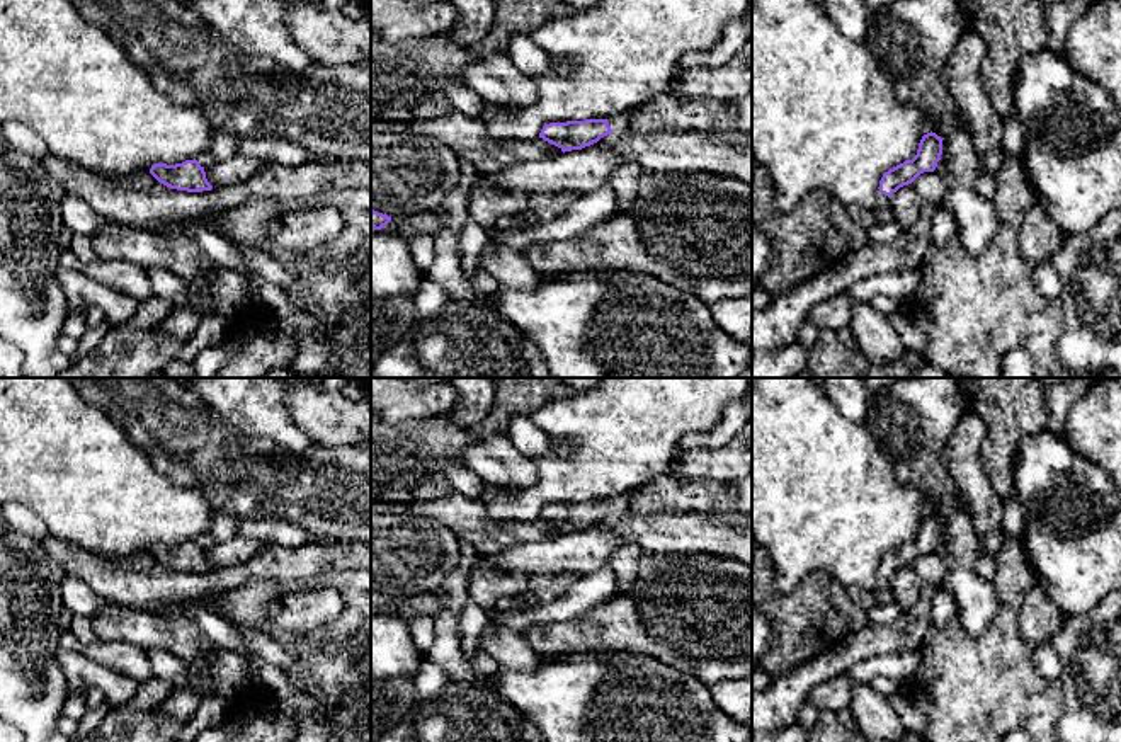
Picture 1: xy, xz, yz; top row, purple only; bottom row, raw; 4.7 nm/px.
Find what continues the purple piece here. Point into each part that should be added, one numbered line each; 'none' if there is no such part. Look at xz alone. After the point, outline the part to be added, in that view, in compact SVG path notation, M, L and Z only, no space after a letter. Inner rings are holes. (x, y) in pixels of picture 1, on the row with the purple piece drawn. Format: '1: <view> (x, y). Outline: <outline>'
1: xz (620, 123). Outline: M633 111L616 114L616 116L609 117L607 123L616 136L624 136L629 131L631 117L633 117Z

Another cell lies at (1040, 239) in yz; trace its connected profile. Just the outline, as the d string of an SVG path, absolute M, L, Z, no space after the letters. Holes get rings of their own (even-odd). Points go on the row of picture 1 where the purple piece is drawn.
M1039 203L1026 209L1017 233L1019 252L1029 267L1051 259L1063 245L1063 231Z

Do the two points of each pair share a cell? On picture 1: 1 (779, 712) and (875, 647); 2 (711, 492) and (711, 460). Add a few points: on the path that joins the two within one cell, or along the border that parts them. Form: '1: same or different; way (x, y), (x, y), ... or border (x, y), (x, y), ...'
1: same; way (800, 686), (817, 669), (849, 650)
2: different; border (727, 482), (689, 480), (684, 484)

